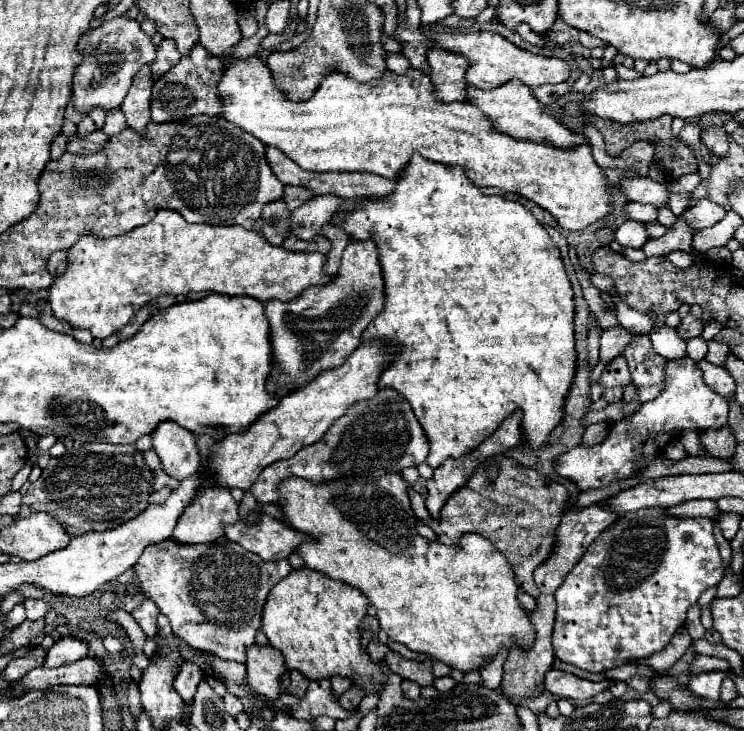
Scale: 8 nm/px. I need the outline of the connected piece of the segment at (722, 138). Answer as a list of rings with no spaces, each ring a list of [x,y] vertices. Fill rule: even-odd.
[[[710,126],[702,132],[702,140],[706,140],[706,146],[712,154],[716,154],[718,158],[728,156],[728,138],[722,126]]]

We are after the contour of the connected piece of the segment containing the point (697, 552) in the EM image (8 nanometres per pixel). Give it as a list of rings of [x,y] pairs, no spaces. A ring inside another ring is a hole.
[[[664,510],[648,516],[628,514],[608,526],[586,550],[582,560],[570,570],[556,592],[556,620],[552,646],[558,660],[588,672],[604,672],[640,658],[662,652],[678,628],[684,626],[686,612],[706,588],[716,586],[724,576],[724,562],[712,534],[710,518],[672,518]]]

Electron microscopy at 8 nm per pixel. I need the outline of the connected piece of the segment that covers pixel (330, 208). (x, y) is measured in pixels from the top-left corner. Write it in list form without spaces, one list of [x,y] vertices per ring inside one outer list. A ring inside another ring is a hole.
[[[312,196],[290,216],[290,234],[302,240],[310,240],[320,232],[324,224],[330,222],[330,216],[340,208],[338,196]]]

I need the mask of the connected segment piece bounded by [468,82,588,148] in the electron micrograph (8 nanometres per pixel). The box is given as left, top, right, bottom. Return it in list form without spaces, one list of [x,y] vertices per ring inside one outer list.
[[[506,82],[494,90],[478,90],[474,86],[468,86],[468,102],[478,106],[478,110],[482,110],[486,114],[486,118],[490,118],[492,126],[498,132],[506,132],[508,136],[516,138],[516,140],[536,140],[536,142],[550,142],[554,146],[560,148],[568,148],[568,146],[576,146],[576,144],[586,144],[588,140],[584,136],[578,136],[574,132],[570,132],[560,120],[556,120],[554,116],[550,116],[540,102],[532,96],[530,88],[522,82]]]

